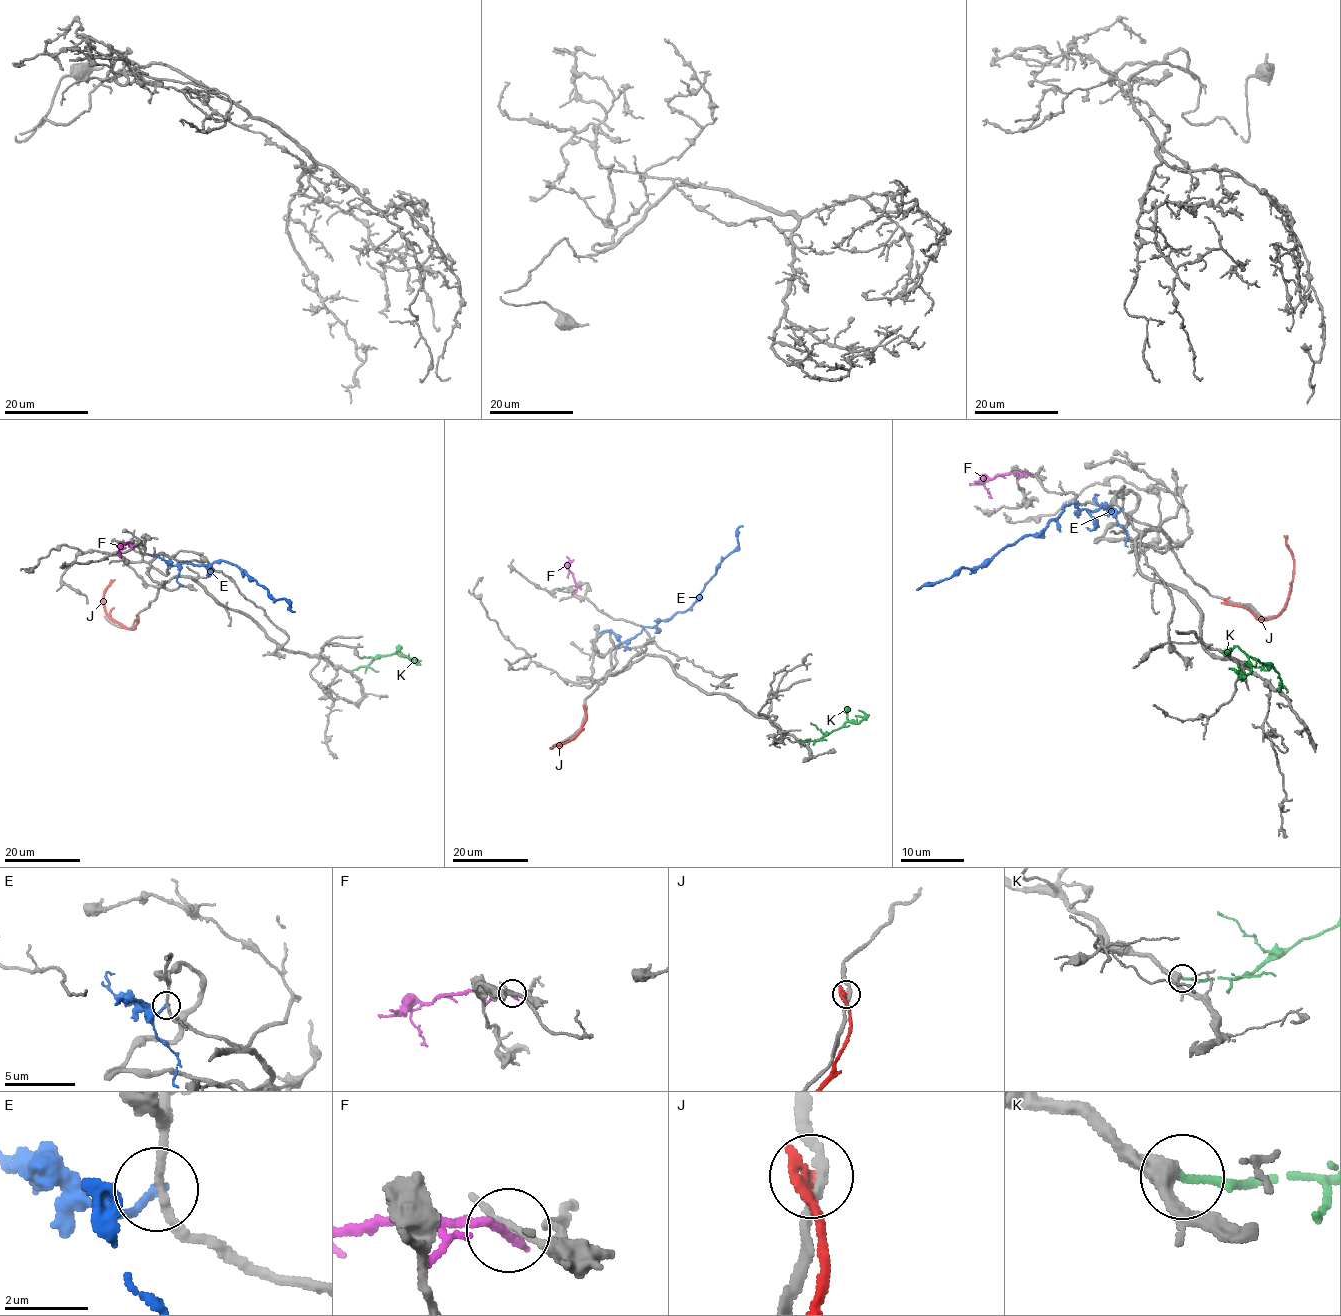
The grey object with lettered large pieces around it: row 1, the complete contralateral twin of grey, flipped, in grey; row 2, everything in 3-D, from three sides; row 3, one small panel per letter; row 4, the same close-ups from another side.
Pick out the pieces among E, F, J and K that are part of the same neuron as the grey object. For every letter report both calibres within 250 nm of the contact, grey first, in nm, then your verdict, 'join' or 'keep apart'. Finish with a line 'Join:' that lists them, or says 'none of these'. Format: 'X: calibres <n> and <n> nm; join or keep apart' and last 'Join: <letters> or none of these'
E: calibres 200 and 200 nm; keep apart
F: calibres 130 and 280 nm; keep apart
J: calibres 200 and 280 nm; keep apart
K: calibres 340 and 180 nm; join
Join: K

